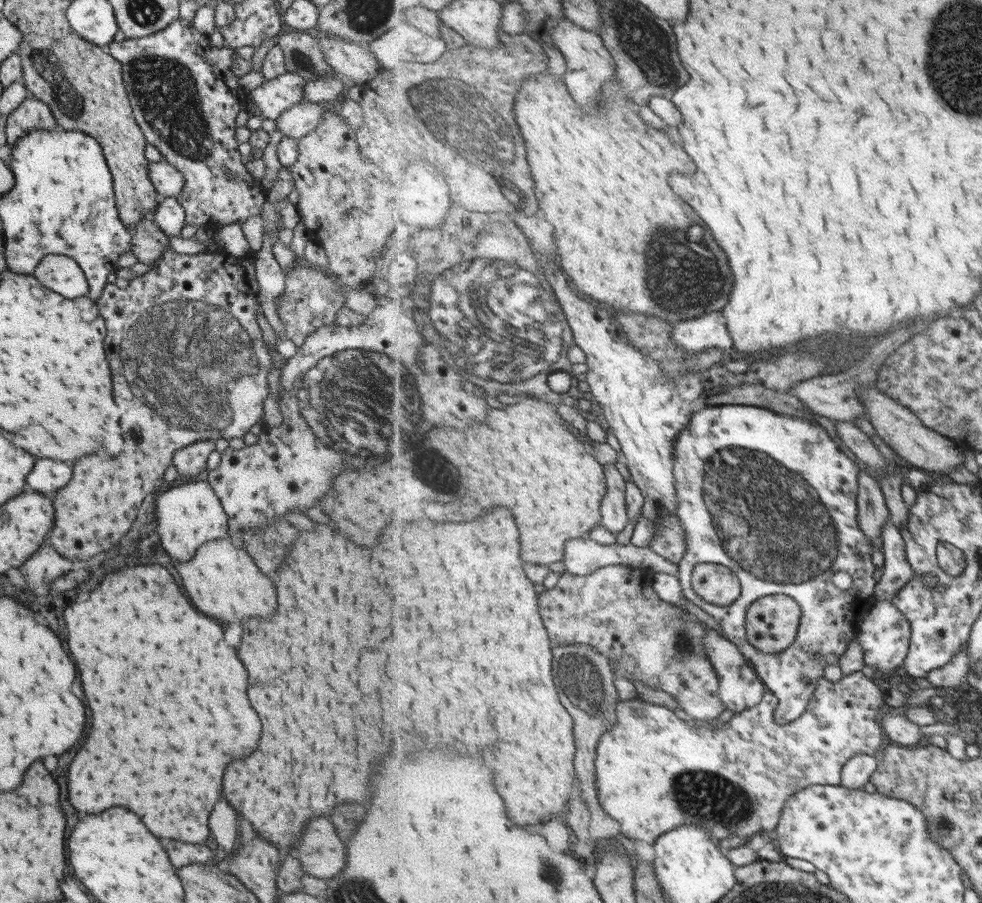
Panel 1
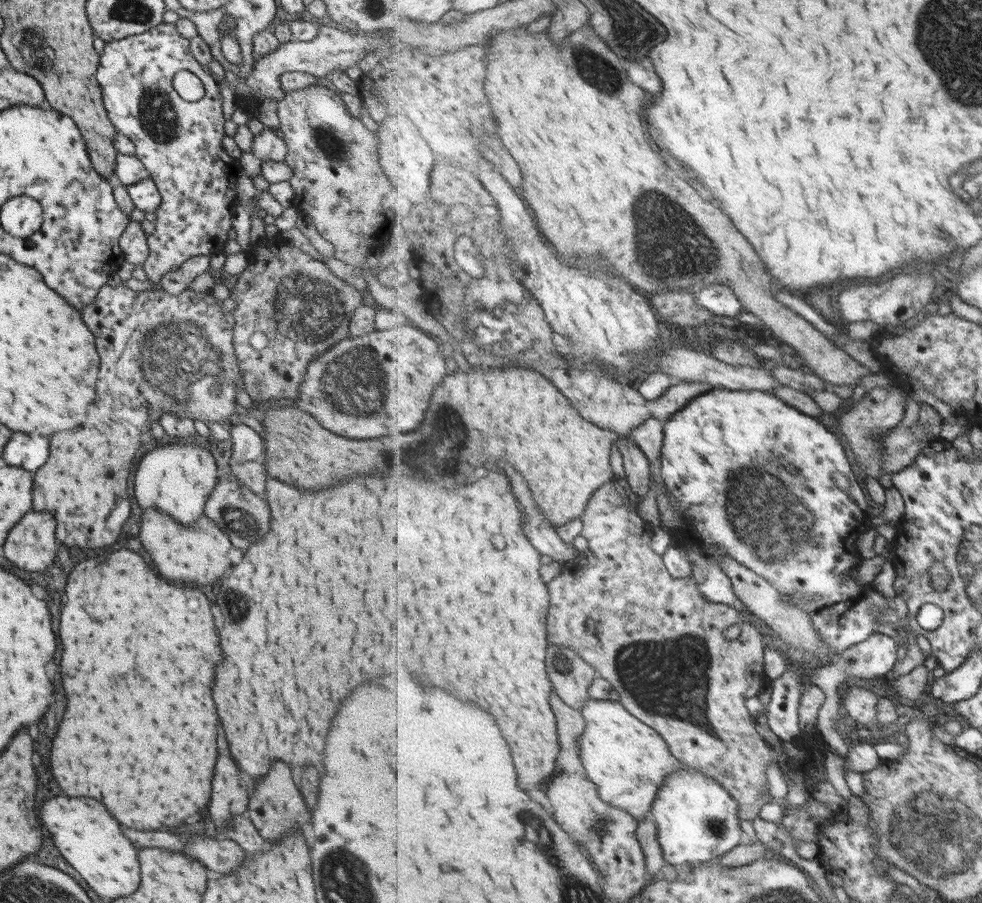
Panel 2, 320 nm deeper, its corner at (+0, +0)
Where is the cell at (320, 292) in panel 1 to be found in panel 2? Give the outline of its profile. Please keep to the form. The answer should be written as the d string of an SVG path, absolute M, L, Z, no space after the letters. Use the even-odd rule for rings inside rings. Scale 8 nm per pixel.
M263 237L259 239L255 243L250 244L249 248L245 251L245 255L249 263L238 275L234 287L230 290L230 298L235 301L235 308L232 311L232 352L237 361L243 387L253 401L267 400L267 398L295 398L296 400L298 398L298 385L301 384L301 381L304 379L306 366L312 360L315 360L322 352L329 350L331 346L348 336L348 322L352 312L365 301L359 291L352 288L345 280L333 275L333 273L327 269L325 263L309 258L308 254L300 249L281 244L280 240L277 238L270 239ZM275 372L283 372L283 382L275 382L275 380L277 380Z

